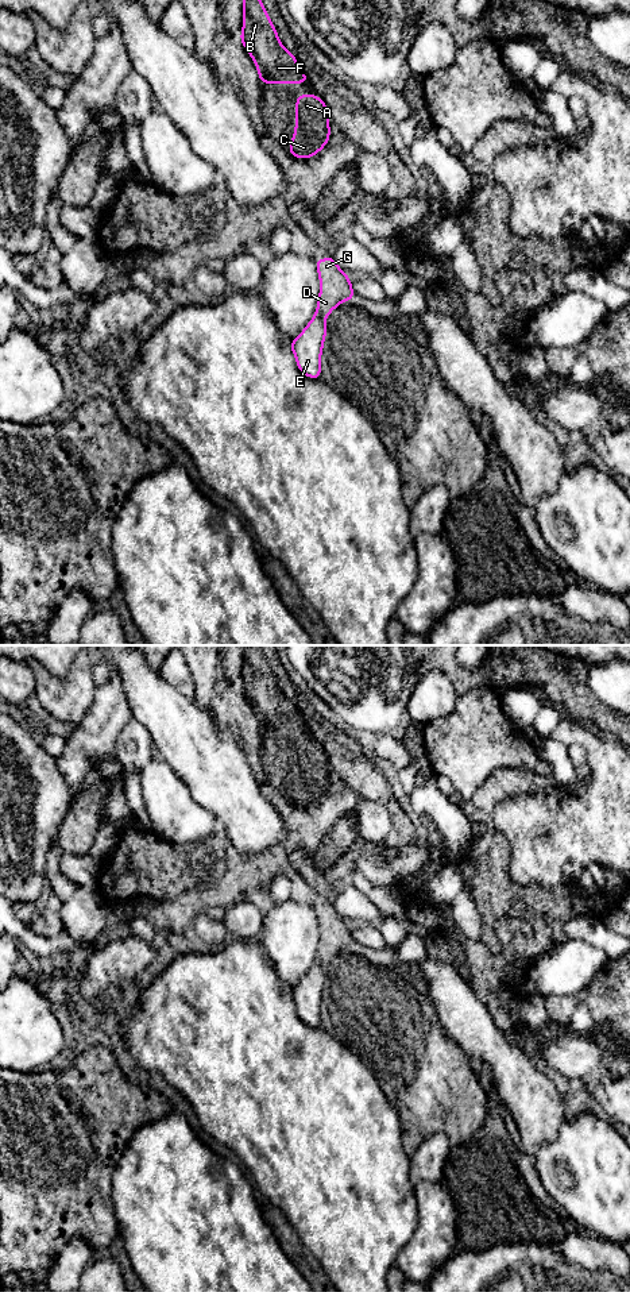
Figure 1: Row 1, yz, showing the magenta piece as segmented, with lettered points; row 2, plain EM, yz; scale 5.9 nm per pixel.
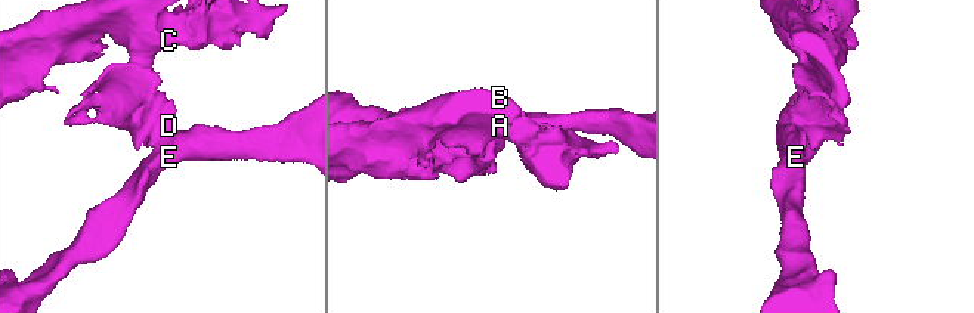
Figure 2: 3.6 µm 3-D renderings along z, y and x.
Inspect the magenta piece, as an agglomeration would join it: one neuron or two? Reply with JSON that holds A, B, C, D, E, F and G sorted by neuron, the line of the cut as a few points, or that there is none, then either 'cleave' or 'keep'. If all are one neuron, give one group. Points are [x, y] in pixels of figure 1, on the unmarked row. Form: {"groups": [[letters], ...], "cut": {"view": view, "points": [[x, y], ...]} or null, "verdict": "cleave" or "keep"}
{"groups": [["A", "B", "C", "D", "F", "G"], ["E"]], "cut": {"view": "yz", "points": [[314, 963], [324, 968]]}, "verdict": "cleave"}

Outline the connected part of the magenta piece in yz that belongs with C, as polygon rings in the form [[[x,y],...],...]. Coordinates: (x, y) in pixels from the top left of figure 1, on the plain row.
[[[299,743],[295,747],[295,776],[289,802],[308,807],[318,802],[331,786],[329,760],[320,744]]]

